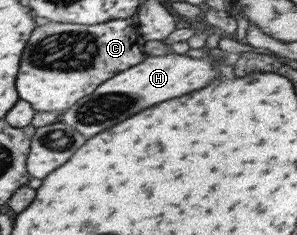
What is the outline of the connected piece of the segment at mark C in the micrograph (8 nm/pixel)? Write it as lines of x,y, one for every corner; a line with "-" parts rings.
131,17
111,19
110,22
94,26
50,21
34,30
22,54
16,90
20,98
30,102
32,108
38,112
63,112
84,95
92,94
105,80
144,61
148,55
146,50
142,50
143,43
144,38
137,31
137,24

